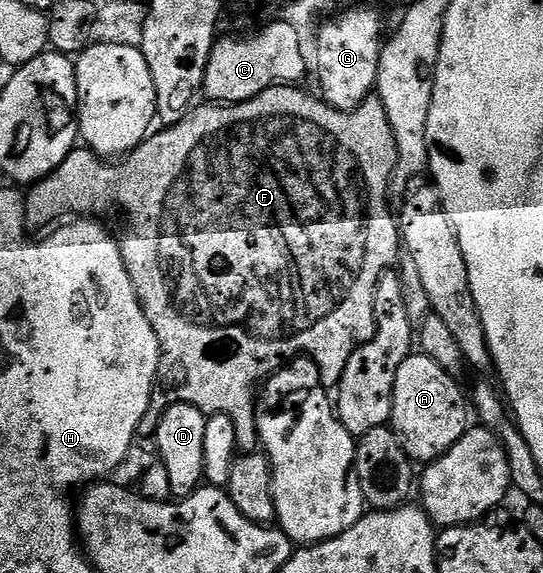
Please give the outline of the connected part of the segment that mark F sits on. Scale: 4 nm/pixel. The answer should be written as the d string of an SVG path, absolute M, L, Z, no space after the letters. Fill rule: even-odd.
M282 84L271 85L269 89L248 101L225 105L197 104L176 125L161 128L161 133L153 132L147 139L141 141L121 160L124 161L121 165L106 163L105 158L93 153L87 147L76 147L66 155L66 159L62 159L60 166L51 175L37 181L27 190L24 197L25 215L32 223L37 221L38 224L44 225L55 217L66 216L67 213L100 215L96 213L102 212L107 205L117 205L118 208L124 209L125 215L128 216L128 230L118 237L120 254L128 273L132 276L132 285L136 289L136 297L140 300L146 319L154 327L156 338L160 340L161 351L159 389L153 392L148 411L140 418L138 433L141 438L151 438L155 434L160 416L170 403L183 403L198 407L205 415L225 413L236 428L236 444L239 452L251 453L258 437L256 384L259 386L281 366L288 363L288 360L291 362L303 355L311 359L319 369L325 386L339 386L350 355L376 334L374 319L376 284L384 272L395 266L392 264L395 263L396 256L402 253L402 234L398 228L398 221L393 210L392 213L388 210L390 182L392 172L396 169L396 140L394 133L390 131L390 123L379 99L369 99L356 109L345 111L335 109L327 101L316 97L307 97L300 87Z

